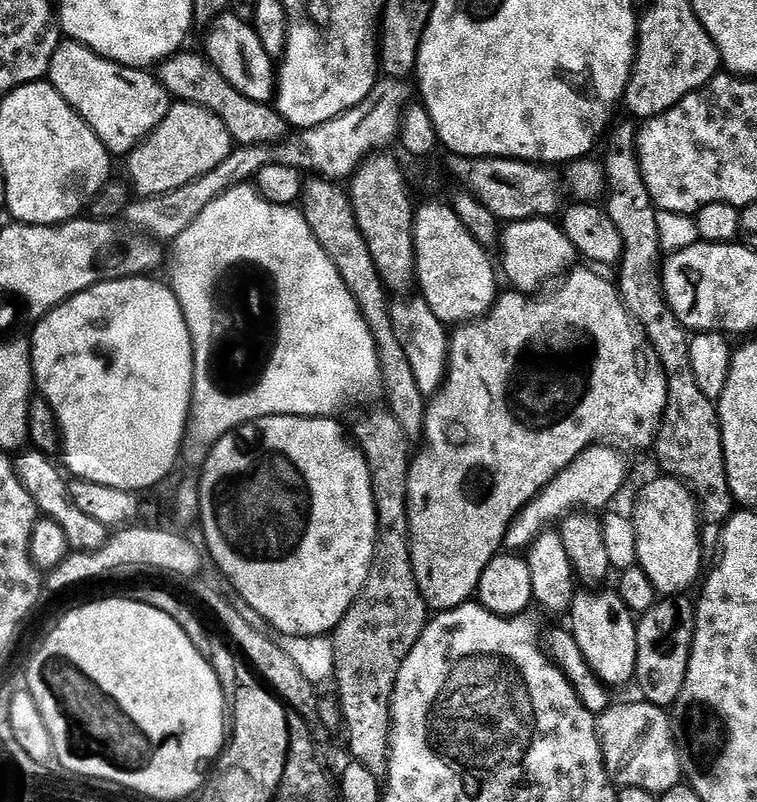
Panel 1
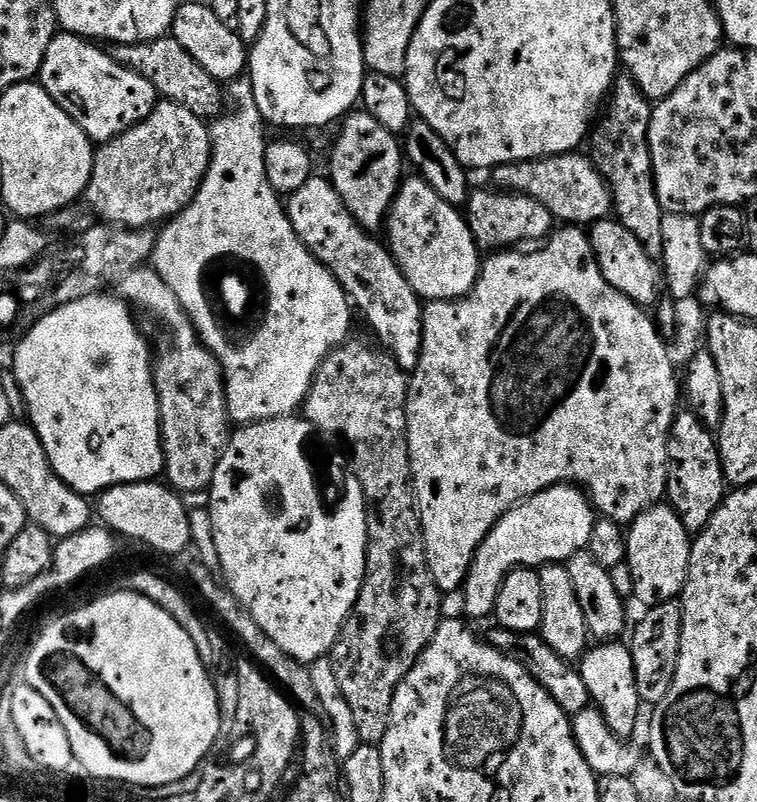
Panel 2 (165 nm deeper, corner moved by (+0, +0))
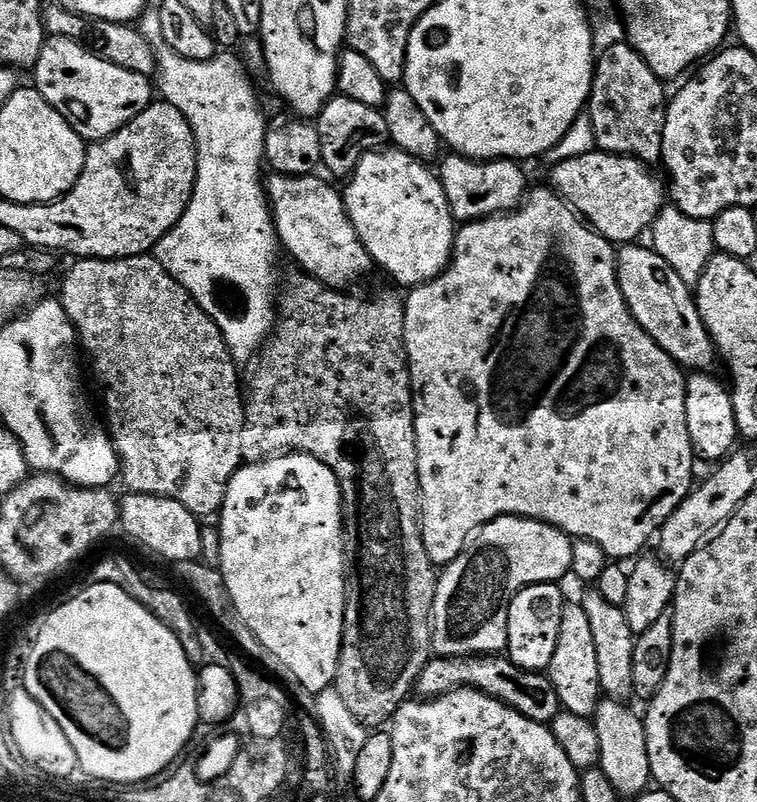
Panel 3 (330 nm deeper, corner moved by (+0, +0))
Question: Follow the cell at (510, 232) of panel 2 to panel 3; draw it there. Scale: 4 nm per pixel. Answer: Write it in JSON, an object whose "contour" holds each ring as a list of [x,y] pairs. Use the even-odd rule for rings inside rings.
{"contour":[[[459,154],[443,157],[444,165],[438,168],[440,180],[444,183],[446,198],[452,207],[452,216],[458,222],[483,220],[486,216],[515,212],[523,205],[530,183],[524,177],[519,163],[477,162]]]}

